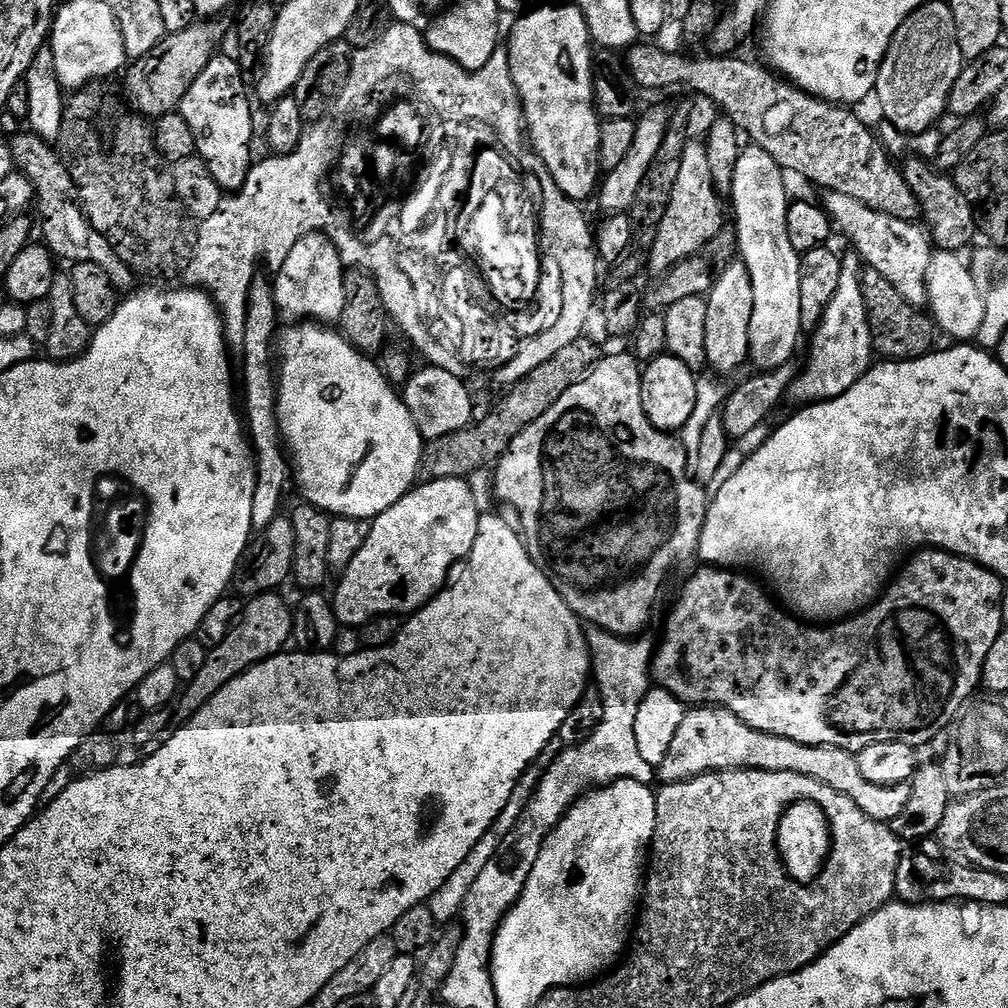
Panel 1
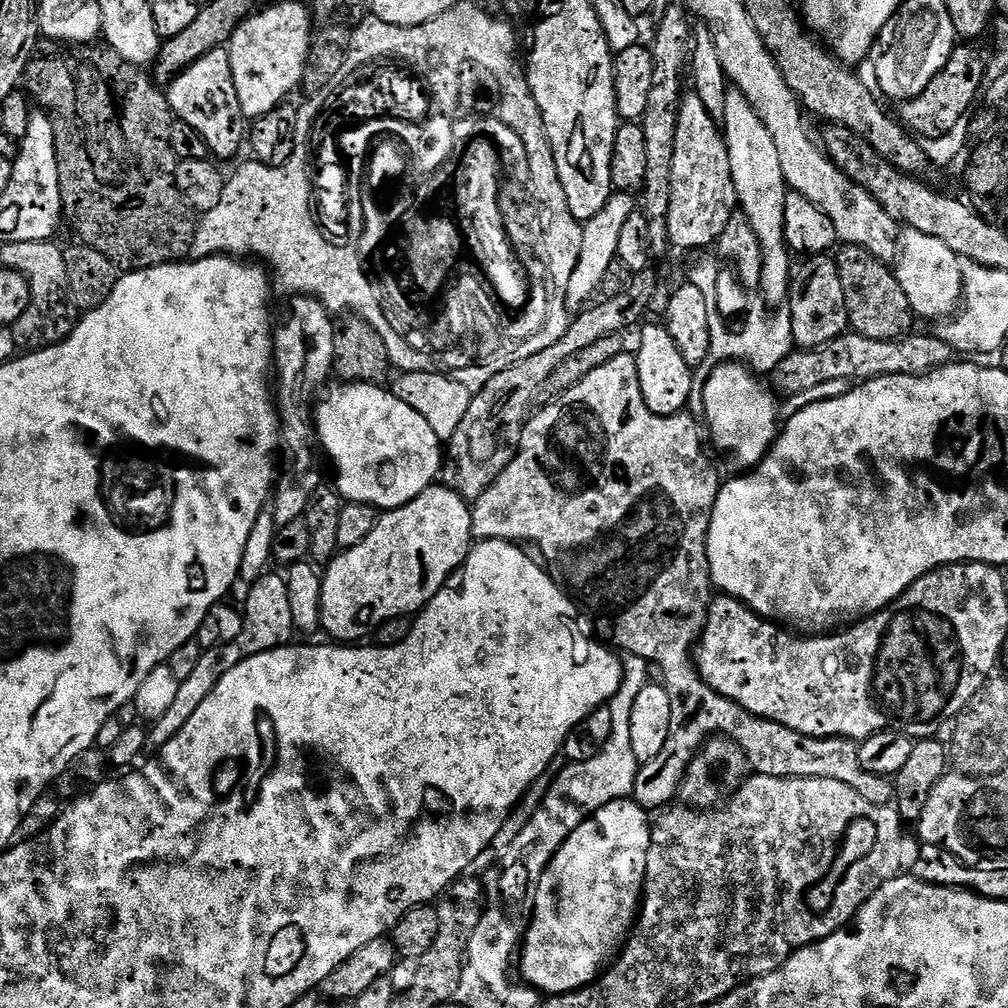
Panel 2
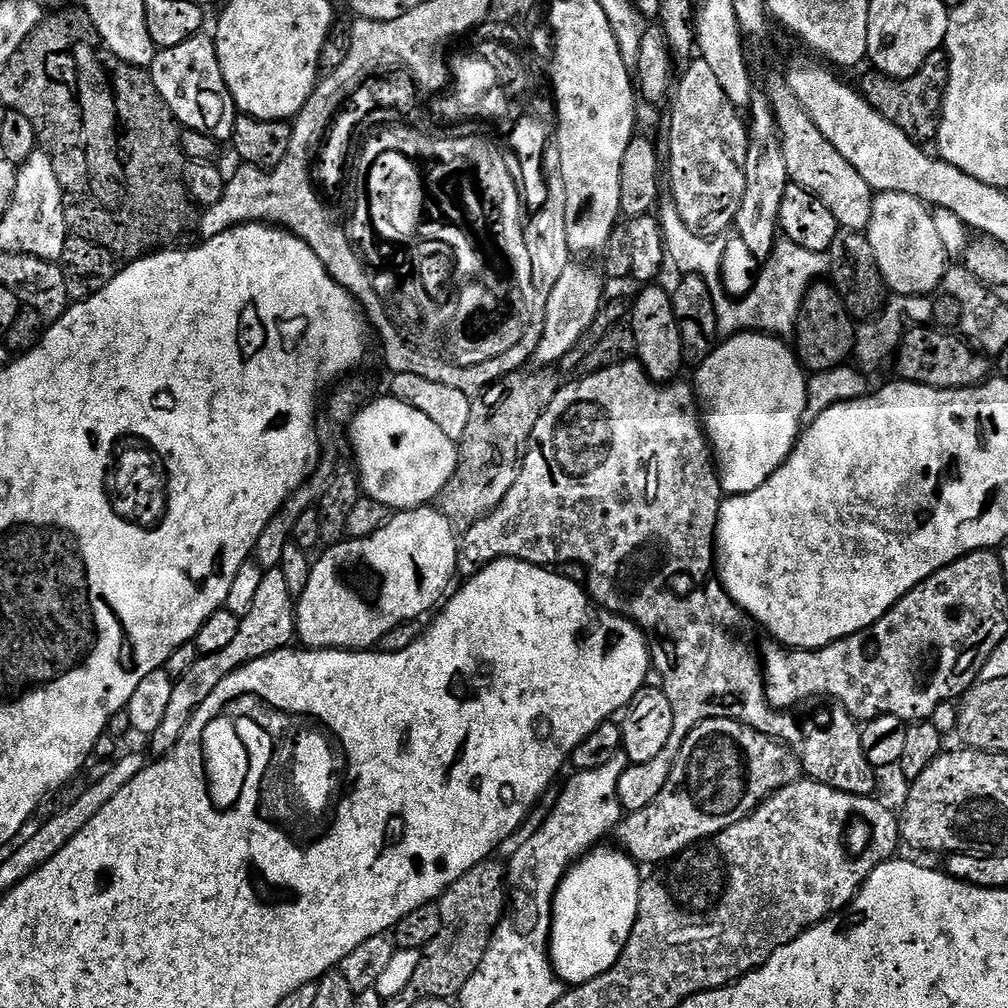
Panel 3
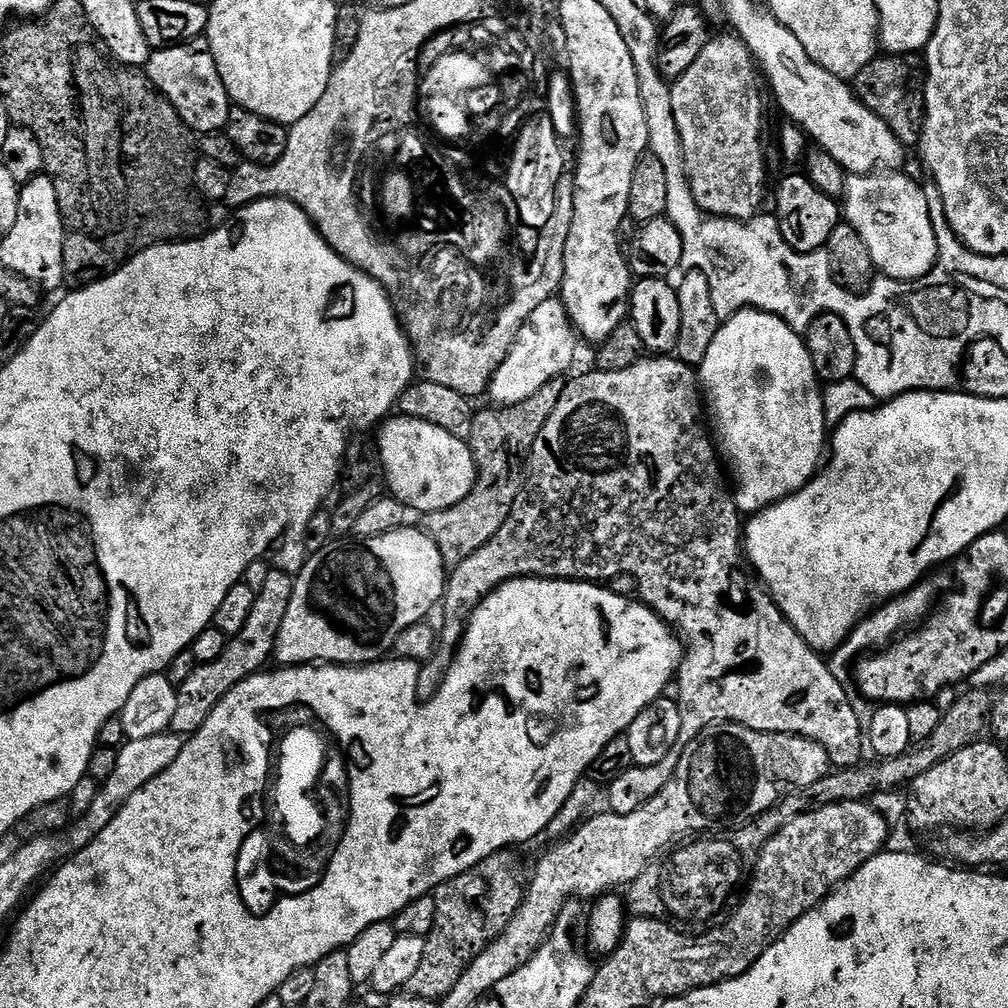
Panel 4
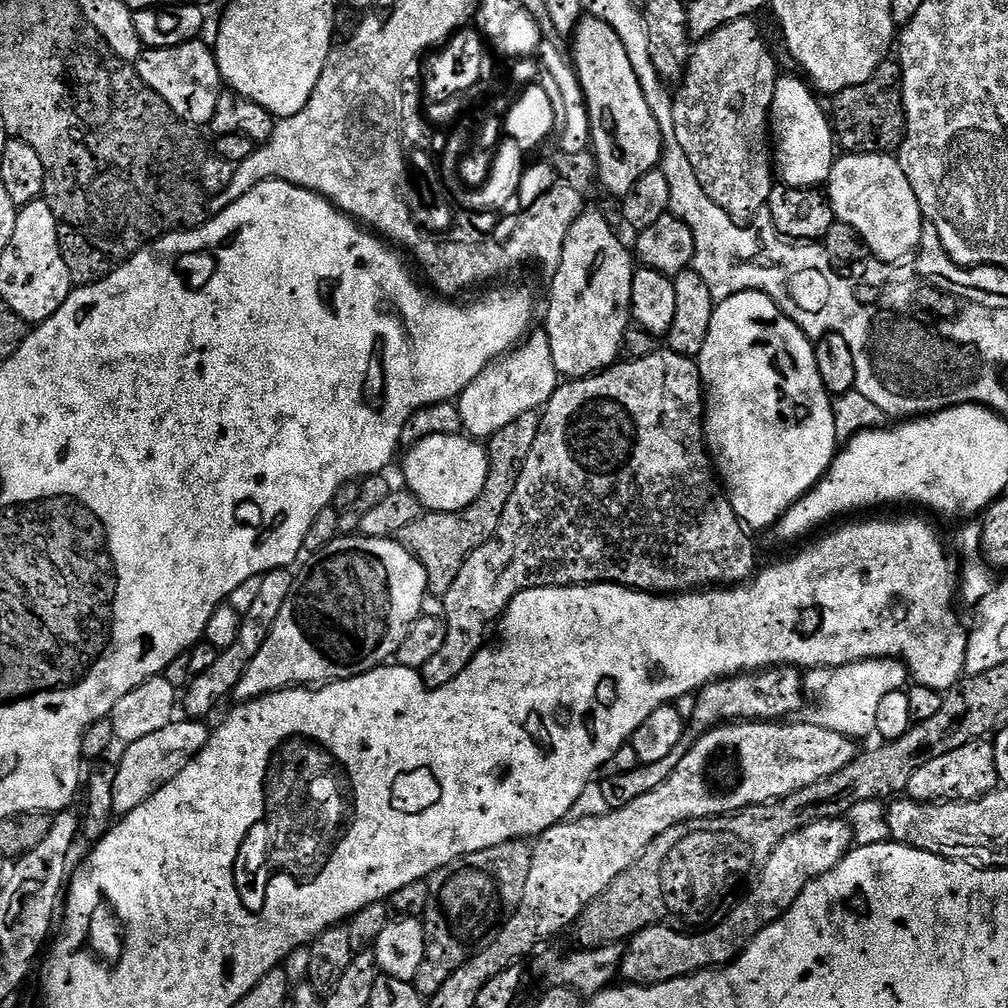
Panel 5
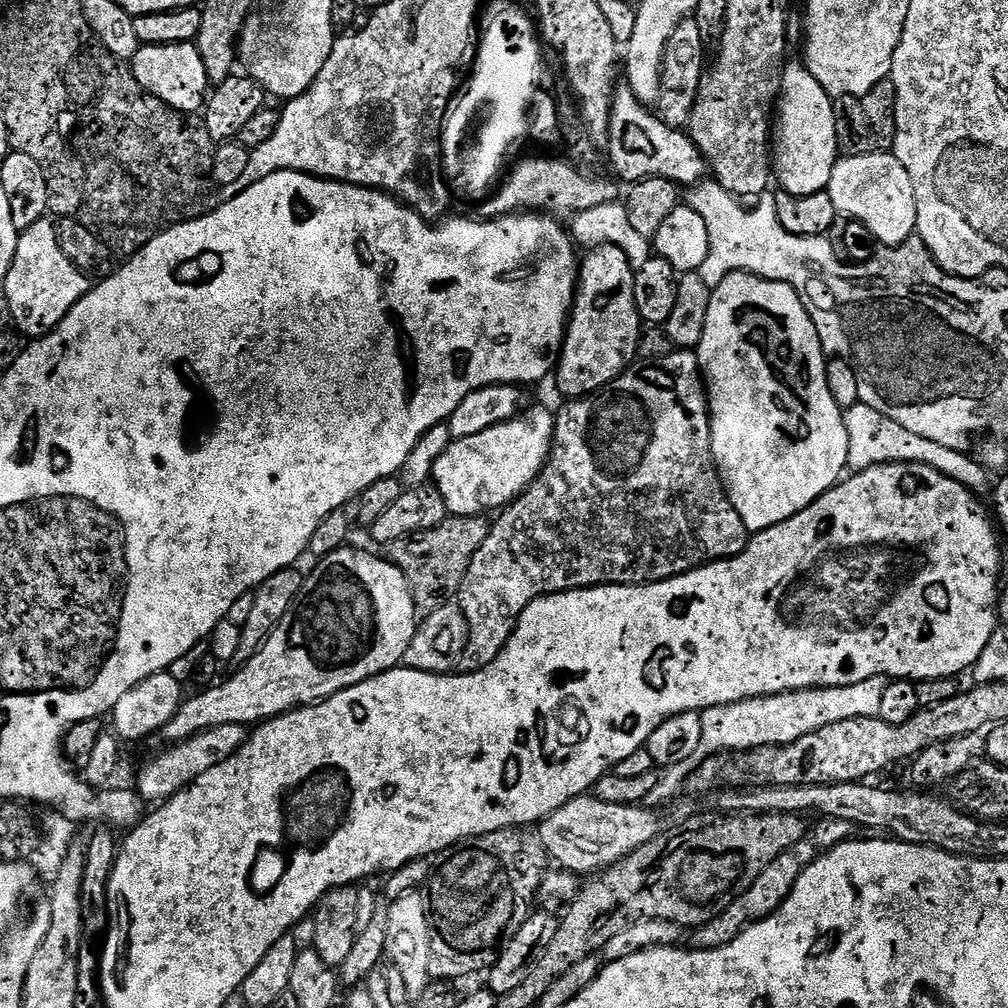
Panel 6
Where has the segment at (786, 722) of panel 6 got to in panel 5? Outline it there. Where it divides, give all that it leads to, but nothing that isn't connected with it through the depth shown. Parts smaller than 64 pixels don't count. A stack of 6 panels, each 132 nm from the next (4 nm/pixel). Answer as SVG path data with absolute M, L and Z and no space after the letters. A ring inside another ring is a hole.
M863 660L838 668L814 668L809 669L804 677L809 697L817 702L816 708L810 706L799 713L799 723L822 726L855 740L875 733L882 698L903 691L910 680L907 668L894 660Z

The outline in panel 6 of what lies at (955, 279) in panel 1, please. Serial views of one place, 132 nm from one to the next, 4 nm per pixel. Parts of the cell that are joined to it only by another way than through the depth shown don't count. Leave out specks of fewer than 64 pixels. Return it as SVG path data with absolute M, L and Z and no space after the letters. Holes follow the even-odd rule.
M875 152L865 156L844 156L837 160L830 176L830 182L826 189L834 202L837 213L849 221L864 224L864 228L885 249L897 248L907 240L917 235L916 230L916 199L914 198L914 186L910 182L910 174L898 162L898 158L891 152Z

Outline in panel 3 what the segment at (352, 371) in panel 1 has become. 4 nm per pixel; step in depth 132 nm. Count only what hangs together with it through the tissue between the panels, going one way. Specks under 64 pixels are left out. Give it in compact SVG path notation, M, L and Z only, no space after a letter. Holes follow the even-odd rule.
M390 394L365 404L352 420L350 432L363 495L382 502L390 510L431 505L456 469L457 441L446 438L426 414L406 406L406 402L398 402Z

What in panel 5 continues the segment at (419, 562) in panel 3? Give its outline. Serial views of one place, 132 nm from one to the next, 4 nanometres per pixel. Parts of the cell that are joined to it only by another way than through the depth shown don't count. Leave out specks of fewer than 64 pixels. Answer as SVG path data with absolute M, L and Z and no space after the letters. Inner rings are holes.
M359 534L340 536L334 542L330 542L330 546L315 553L311 560L312 565L304 573L296 576L296 585L292 587L290 598L286 598L286 606L282 606L282 614L278 614L278 622L274 622L274 630L270 634L270 638L266 638L266 642L260 647L258 654L248 663L248 669L242 674L234 693L235 699L238 698L237 701L259 700L260 697L268 696L271 692L282 692L293 686L323 686L332 684L335 680L349 680L387 665L395 657L398 646L402 646L402 638L406 638L410 626L425 611L424 596L429 595L426 570L408 549L400 545L399 539L383 540Z

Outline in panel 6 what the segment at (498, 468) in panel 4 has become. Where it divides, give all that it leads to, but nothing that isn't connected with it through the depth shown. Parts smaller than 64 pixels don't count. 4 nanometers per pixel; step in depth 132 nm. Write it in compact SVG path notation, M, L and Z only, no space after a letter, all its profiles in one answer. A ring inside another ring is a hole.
M445 522L436 528L426 528L407 536L405 540L390 542L386 545L387 559L398 565L408 583L412 586L412 601L417 609L425 613L443 608L453 598L459 597L460 587L468 573L474 554L486 542L490 531L484 522Z

